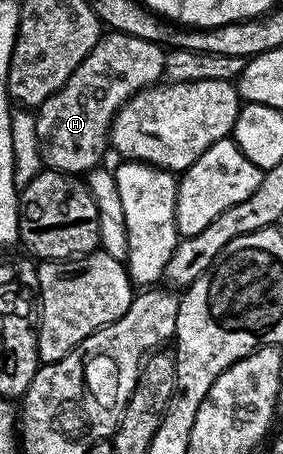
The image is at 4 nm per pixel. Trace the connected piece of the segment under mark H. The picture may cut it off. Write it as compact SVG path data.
M108 31L100 38L100 42L74 67L74 75L66 79L66 83L46 103L42 103L35 110L36 130L40 144L40 160L49 169L56 169L60 173L73 175L87 175L89 171L97 168L104 157L104 152L110 149L110 134L112 121L117 111L143 89L157 84L164 75L165 50L157 42L138 39L129 33Z

